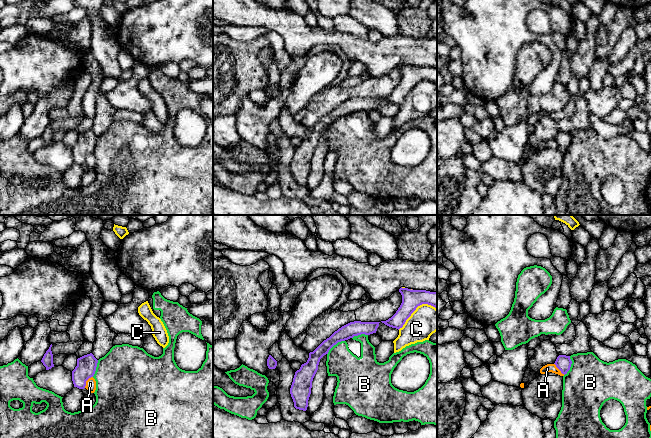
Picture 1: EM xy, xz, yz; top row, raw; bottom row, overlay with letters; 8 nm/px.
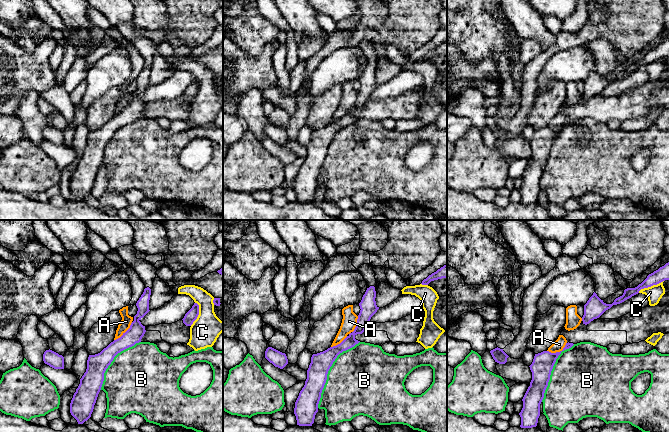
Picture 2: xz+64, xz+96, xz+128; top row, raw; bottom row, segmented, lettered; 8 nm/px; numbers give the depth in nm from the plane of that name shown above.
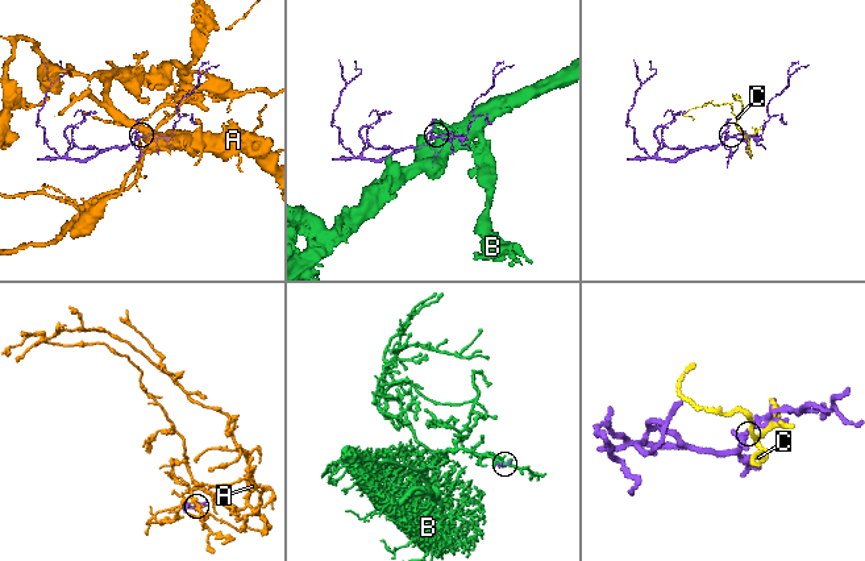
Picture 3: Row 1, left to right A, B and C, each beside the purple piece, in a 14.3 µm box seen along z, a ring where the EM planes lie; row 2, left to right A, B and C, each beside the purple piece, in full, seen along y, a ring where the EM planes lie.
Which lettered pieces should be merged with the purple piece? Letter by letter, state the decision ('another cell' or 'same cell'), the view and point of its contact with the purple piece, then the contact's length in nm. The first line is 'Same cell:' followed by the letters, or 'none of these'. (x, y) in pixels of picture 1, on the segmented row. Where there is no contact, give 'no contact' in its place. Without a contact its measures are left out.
Same cell: B
A: another cell; contact xy (86, 380); length 120 nm
B: same cell; contact yz (570, 366); length 170 nm
C: another cell; contact xz (415, 309); length 360 nm

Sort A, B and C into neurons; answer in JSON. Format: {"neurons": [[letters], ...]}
{"neurons": [["A"], ["B"], ["C"]]}

